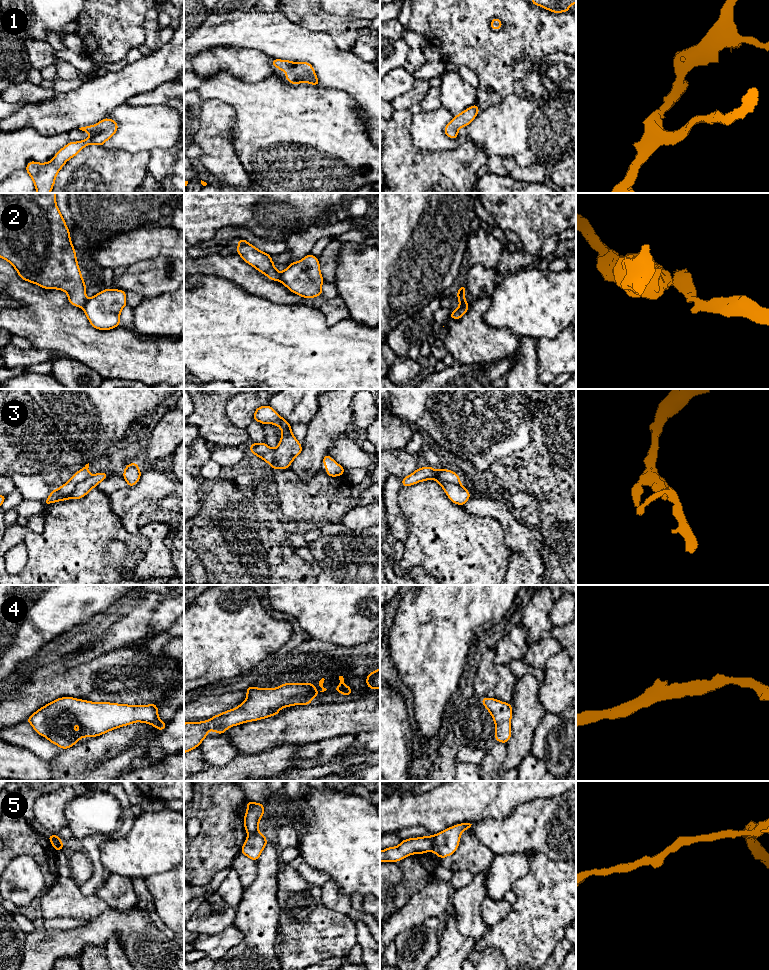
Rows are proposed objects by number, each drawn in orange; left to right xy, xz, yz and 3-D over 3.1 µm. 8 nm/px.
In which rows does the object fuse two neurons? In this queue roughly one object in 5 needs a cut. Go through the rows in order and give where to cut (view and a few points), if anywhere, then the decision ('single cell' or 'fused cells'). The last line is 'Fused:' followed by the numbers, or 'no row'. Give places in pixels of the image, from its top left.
1: cut none; single cell
2: cut xy (87, 300), (82, 307); fused cells
3: cut xy (90, 475), (83, 479), (69, 494), (60, 495), (55, 490); fused cells
4: cut none; single cell
5: cut yz (433, 836), (431, 850); fused cells
Fused: 2, 3, 5

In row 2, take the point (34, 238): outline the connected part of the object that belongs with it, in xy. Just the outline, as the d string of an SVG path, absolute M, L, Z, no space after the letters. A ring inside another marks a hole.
M0 193L0 258L7 260L21 279L65 291L70 304L85 305L86 285L70 232L56 204L56 193Z

